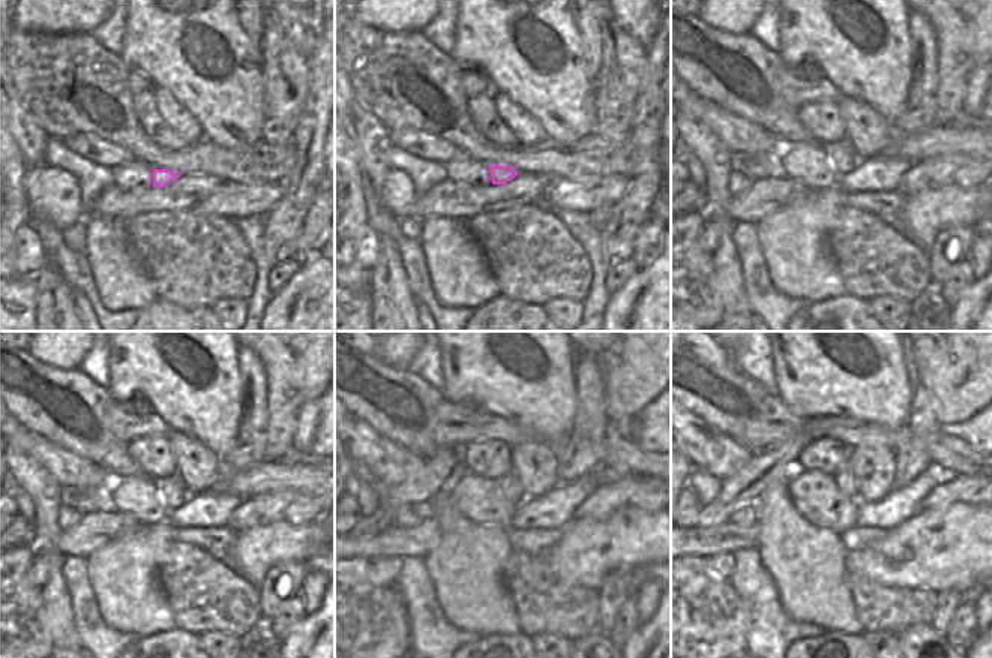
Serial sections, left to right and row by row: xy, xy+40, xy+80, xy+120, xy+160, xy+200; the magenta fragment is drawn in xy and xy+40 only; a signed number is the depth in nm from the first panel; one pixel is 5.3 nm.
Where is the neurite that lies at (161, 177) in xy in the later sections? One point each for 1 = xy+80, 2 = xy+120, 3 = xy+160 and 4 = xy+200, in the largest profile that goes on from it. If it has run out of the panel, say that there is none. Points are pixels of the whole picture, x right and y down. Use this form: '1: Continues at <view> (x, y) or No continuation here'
1: Continues at xy+80 (842, 158)
2: Continues at xy+120 (173, 493)
3: Continues at xy+160 (509, 484)
4: Continues at xy+200 (844, 478).

